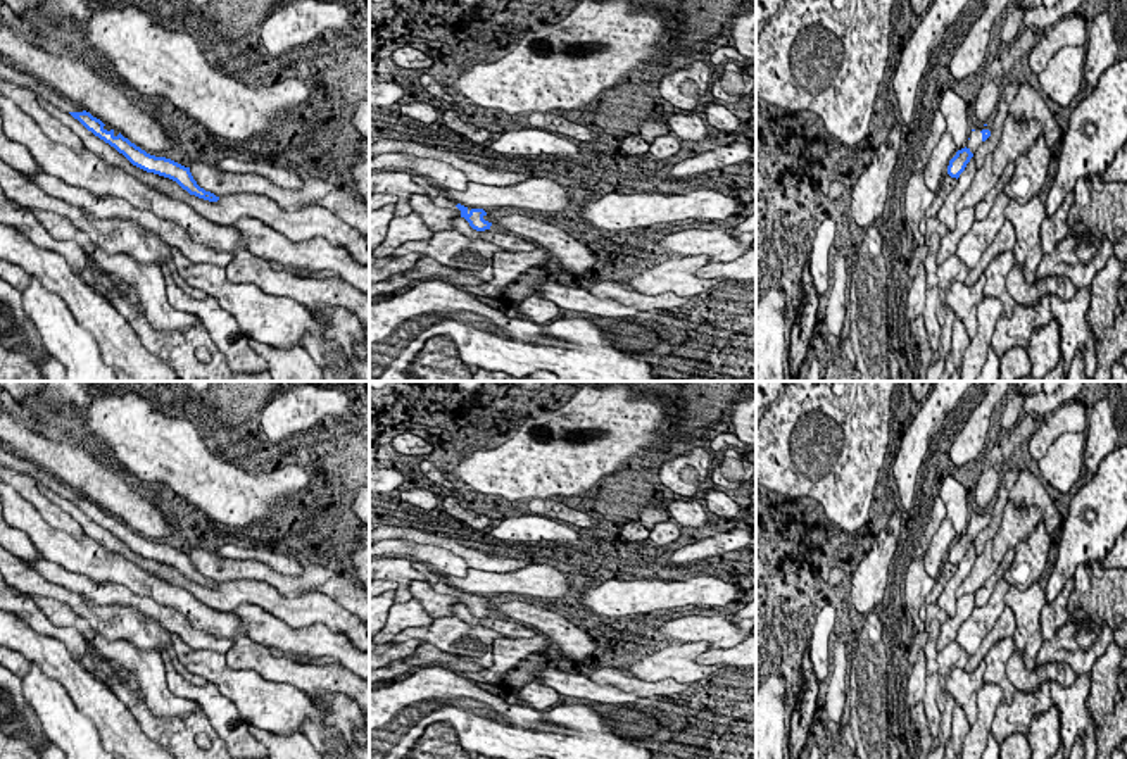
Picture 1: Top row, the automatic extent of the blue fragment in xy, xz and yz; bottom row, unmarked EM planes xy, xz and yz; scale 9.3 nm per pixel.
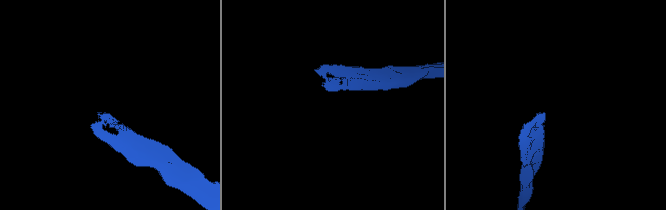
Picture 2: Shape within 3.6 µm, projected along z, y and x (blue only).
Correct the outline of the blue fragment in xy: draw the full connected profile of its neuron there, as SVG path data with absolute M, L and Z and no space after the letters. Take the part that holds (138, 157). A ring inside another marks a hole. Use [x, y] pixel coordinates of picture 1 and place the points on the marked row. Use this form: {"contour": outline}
{"contour": "M0 59L0 76L14 85L19 85L33 91L36 97L43 98L50 105L57 107L59 110L71 114L88 131L91 131L95 136L98 136L100 140L114 147L119 154L123 154L133 166L147 172L154 172L176 181L190 195L195 195L209 202L219 200L219 197L216 197L211 191L205 191L197 185L197 181L190 172L190 167L185 167L166 157L155 157L147 154L145 150L131 143L128 138L124 138L121 133L105 126L100 119L93 117L90 112L76 105L69 98L66 98L62 93L41 83L36 76L22 71L12 62Z"}

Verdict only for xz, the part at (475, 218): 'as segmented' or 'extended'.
extended

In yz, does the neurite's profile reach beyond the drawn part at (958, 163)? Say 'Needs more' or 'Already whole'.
Needs more

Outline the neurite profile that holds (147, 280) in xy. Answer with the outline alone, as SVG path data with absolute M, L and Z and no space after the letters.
M45 210L31 212L54 240L74 242L102 271L131 285L145 310L147 321L155 331L169 333L185 326L202 324L197 316L181 312L169 304L166 279L155 262L140 264L128 254L107 254L67 217Z

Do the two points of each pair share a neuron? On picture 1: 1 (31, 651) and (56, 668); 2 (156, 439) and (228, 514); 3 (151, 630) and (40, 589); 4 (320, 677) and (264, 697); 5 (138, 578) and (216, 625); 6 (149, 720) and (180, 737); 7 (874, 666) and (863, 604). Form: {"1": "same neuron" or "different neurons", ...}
{"1": "same neuron", "2": "same neuron", "3": "same neuron", "4": "different neurons", "5": "same neuron", "6": "same neuron", "7": "different neurons"}

